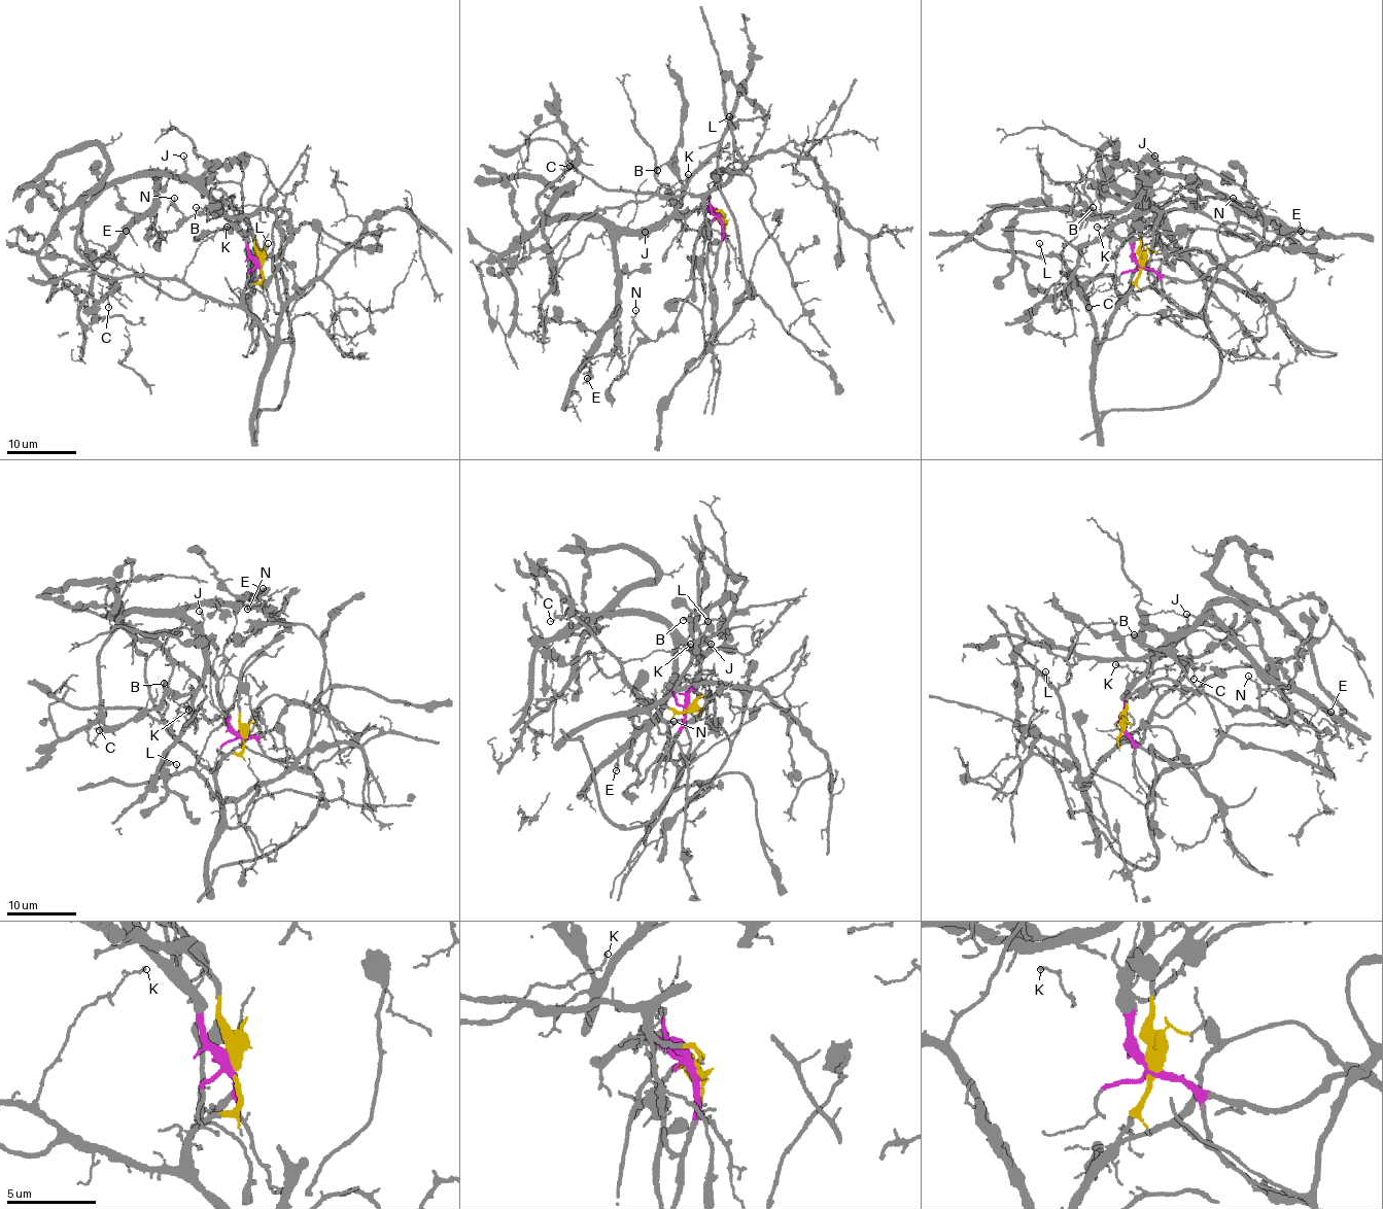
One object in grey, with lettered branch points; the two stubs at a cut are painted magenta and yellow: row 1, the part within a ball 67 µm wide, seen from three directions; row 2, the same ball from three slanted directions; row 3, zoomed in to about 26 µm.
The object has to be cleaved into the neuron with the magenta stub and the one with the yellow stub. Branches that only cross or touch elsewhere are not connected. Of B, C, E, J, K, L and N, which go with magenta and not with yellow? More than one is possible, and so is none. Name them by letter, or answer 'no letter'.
B, E, J

